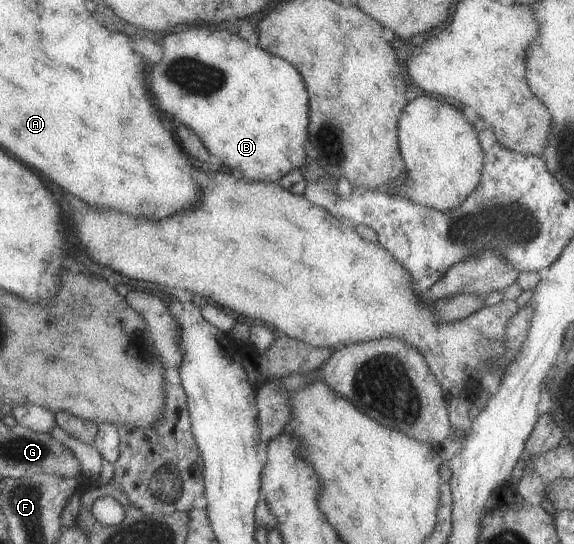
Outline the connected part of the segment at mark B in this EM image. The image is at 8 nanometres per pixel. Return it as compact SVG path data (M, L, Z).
M187 26L187 30L183 30L179 34L173 33L163 36L160 48L162 52L161 60L155 66L151 66L151 72L149 72L151 98L153 98L153 102L155 102L159 112L163 112L165 116L175 118L179 124L183 124L185 128L189 128L191 132L194 132L209 154L217 156L227 168L239 170L247 180L263 183L278 181L286 174L289 174L293 168L300 169L305 166L306 155L303 151L303 144L309 140L309 122L307 122L309 118L309 106L307 104L309 98L307 90L305 90L305 84L301 82L303 78L299 76L299 72L295 72L295 68L291 68L285 60L267 54L260 46L247 44L245 40L241 40L235 34L229 34L225 30L207 30L207 28L201 28L201 26Z

